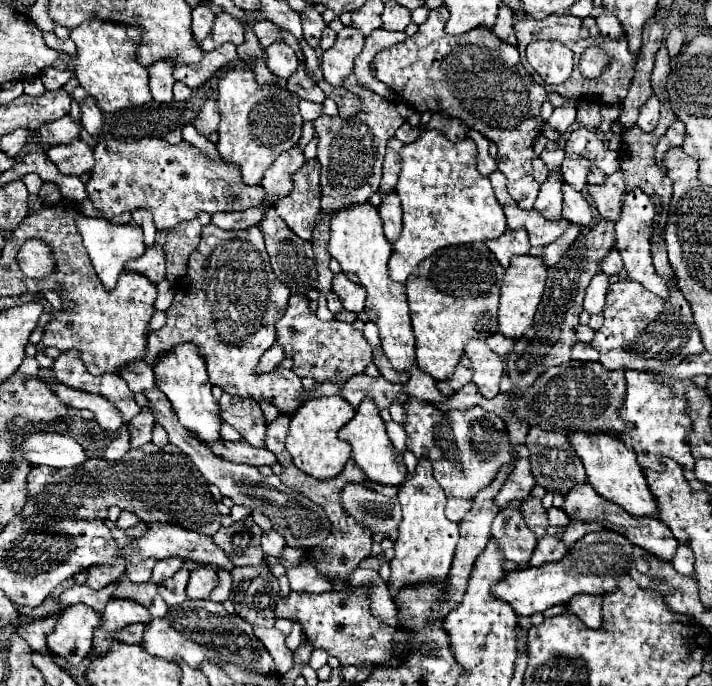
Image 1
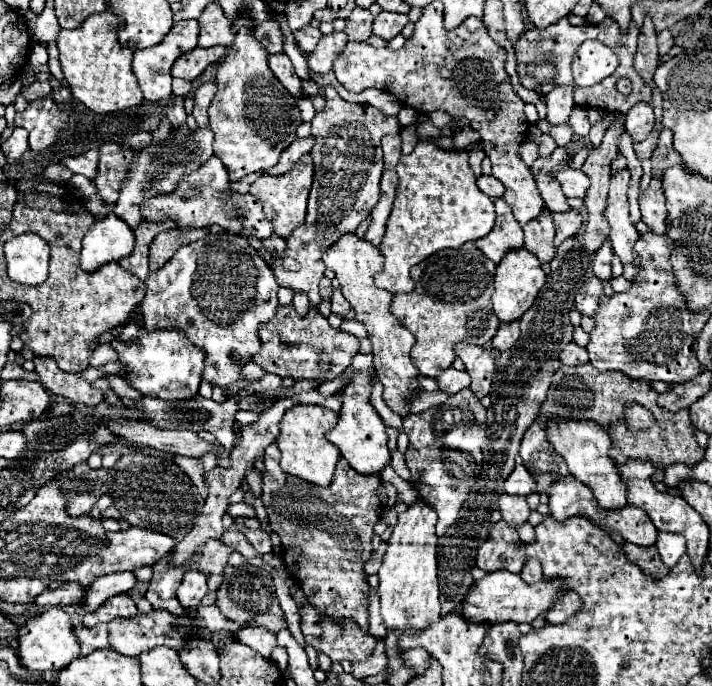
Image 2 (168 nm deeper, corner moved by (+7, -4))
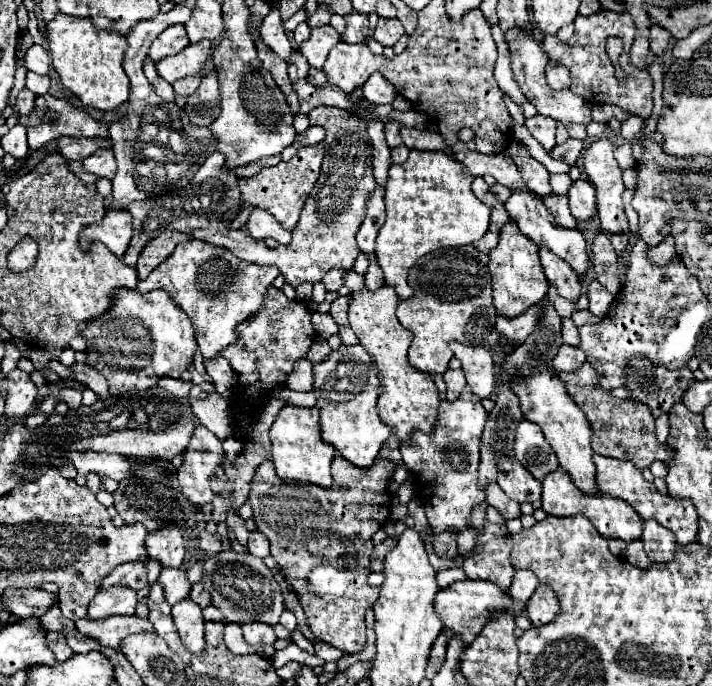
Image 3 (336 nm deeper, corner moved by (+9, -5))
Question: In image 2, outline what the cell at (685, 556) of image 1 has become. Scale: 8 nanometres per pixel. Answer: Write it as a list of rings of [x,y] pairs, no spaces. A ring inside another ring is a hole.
[[[659,532],[655,548],[657,548],[663,564],[673,568],[677,564],[677,560],[685,554],[685,538],[681,538],[681,534]]]

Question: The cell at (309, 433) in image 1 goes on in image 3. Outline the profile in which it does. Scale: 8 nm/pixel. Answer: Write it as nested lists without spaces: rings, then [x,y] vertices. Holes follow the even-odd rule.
[[[285,405],[275,423],[271,425],[269,437],[271,437],[271,459],[275,463],[275,471],[277,477],[281,479],[293,479],[293,481],[303,481],[303,483],[313,483],[313,485],[321,485],[321,487],[331,487],[333,477],[331,477],[331,461],[335,457],[335,447],[327,445],[321,439],[321,431],[319,431],[319,409],[311,407],[293,407],[293,405]]]

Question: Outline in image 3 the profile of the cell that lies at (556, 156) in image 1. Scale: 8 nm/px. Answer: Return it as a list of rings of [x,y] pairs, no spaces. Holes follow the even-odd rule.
[[[535,115],[531,119],[525,119],[525,127],[543,145],[545,151],[551,151],[555,147],[555,125],[557,125],[555,119],[543,117],[543,115]]]

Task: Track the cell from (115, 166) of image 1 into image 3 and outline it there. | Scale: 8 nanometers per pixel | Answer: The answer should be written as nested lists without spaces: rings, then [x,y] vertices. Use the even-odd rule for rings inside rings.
[[[253,207],[253,211],[251,211],[245,227],[249,229],[249,235],[253,239],[273,237],[279,243],[289,243],[291,241],[291,231],[283,229],[281,223],[269,211],[259,209],[259,207]]]

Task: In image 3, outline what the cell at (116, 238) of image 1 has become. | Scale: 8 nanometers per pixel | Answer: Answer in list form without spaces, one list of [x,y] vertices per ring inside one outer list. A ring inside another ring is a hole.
[[[107,209],[105,217],[99,223],[93,223],[85,227],[79,235],[81,249],[87,253],[91,251],[91,243],[101,241],[113,255],[123,257],[123,253],[129,247],[129,241],[133,237],[133,227],[131,227],[131,215],[129,211],[115,211]]]

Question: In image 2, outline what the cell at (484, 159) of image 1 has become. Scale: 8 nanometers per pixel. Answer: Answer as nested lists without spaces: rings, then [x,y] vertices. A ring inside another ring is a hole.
[[[479,176],[477,178],[477,186],[479,186],[479,190],[483,194],[487,194],[491,198],[499,198],[499,196],[505,194],[505,186],[497,178],[493,178],[493,176]]]

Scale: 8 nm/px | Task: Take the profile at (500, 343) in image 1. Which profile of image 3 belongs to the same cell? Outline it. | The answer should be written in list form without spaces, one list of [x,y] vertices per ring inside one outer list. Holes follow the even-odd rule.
[[[533,305],[529,311],[525,311],[525,313],[519,315],[519,317],[513,317],[513,319],[509,319],[509,317],[499,317],[495,329],[497,329],[497,333],[499,333],[503,339],[507,339],[507,343],[509,343],[511,347],[517,347],[517,345],[521,345],[521,343],[527,339],[527,335],[535,329],[537,319],[539,319],[539,305]]]

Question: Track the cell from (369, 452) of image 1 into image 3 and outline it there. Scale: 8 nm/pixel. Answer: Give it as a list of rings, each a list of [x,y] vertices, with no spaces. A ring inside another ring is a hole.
[[[343,345],[337,351],[313,367],[313,385],[317,391],[317,407],[321,409],[321,437],[325,443],[333,445],[341,457],[357,467],[371,467],[375,457],[379,455],[381,445],[391,435],[389,427],[381,421],[377,413],[377,395],[379,395],[379,377],[371,363],[371,355],[365,351],[363,345]],[[319,369],[333,369],[335,371],[335,385],[341,391],[335,391],[339,401],[333,401],[329,391],[319,389]]]

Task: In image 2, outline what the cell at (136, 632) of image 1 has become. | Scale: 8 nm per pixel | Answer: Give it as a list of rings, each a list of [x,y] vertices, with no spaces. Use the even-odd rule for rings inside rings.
[[[79,624],[79,626],[75,626],[75,630],[77,630],[79,646],[81,646],[81,656],[87,656],[87,654],[91,654],[93,650],[99,650],[99,648],[109,648],[107,624],[97,624],[93,628]]]

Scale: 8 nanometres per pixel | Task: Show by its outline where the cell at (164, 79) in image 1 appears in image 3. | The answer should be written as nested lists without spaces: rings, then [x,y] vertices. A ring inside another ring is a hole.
[[[171,25],[169,29],[165,29],[149,47],[149,59],[153,63],[169,57],[169,55],[177,55],[179,51],[183,51],[189,45],[187,39],[187,31],[185,25]]]

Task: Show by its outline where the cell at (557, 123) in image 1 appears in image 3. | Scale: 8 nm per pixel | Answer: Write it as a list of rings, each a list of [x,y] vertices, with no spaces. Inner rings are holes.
[[[547,65],[545,77],[547,77],[547,83],[553,91],[563,91],[563,89],[569,89],[569,85],[571,85],[571,77],[569,77],[569,71],[565,67]]]

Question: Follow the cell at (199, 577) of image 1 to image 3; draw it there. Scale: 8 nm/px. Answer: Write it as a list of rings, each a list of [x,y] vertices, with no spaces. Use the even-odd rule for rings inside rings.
[[[163,569],[159,575],[159,583],[165,587],[165,599],[169,605],[189,599],[191,583],[187,579],[185,569]]]

